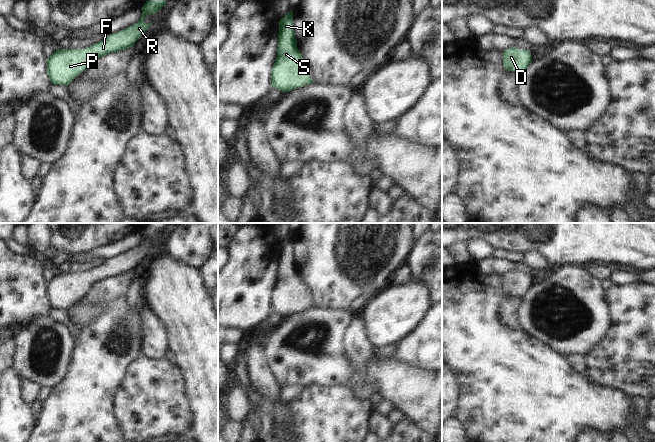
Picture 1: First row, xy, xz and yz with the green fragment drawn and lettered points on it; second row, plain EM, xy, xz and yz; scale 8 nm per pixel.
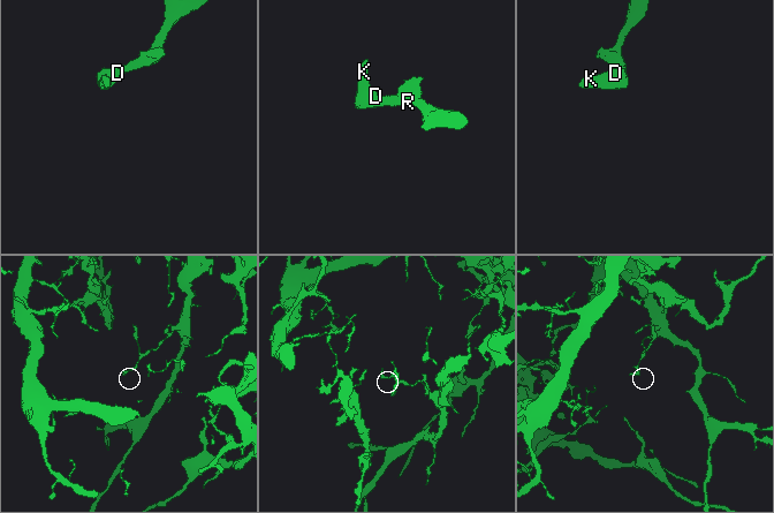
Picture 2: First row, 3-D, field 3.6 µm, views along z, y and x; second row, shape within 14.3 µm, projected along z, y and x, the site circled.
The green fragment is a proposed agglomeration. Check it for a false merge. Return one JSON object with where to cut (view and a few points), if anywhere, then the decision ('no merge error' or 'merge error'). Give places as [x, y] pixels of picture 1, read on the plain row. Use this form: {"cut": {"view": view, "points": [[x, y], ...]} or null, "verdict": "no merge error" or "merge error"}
{"cut": null, "verdict": "no merge error"}

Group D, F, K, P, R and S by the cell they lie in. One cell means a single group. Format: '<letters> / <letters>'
D F K P R S

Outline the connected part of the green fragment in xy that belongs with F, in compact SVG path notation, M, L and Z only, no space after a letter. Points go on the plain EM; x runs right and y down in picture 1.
M147 223L142 231L142 241L137 247L116 257L106 259L102 265L90 271L83 274L57 273L47 283L47 298L51 307L68 310L94 283L133 271L152 248L146 248L144 242L160 234L166 229L167 224L169 223Z

